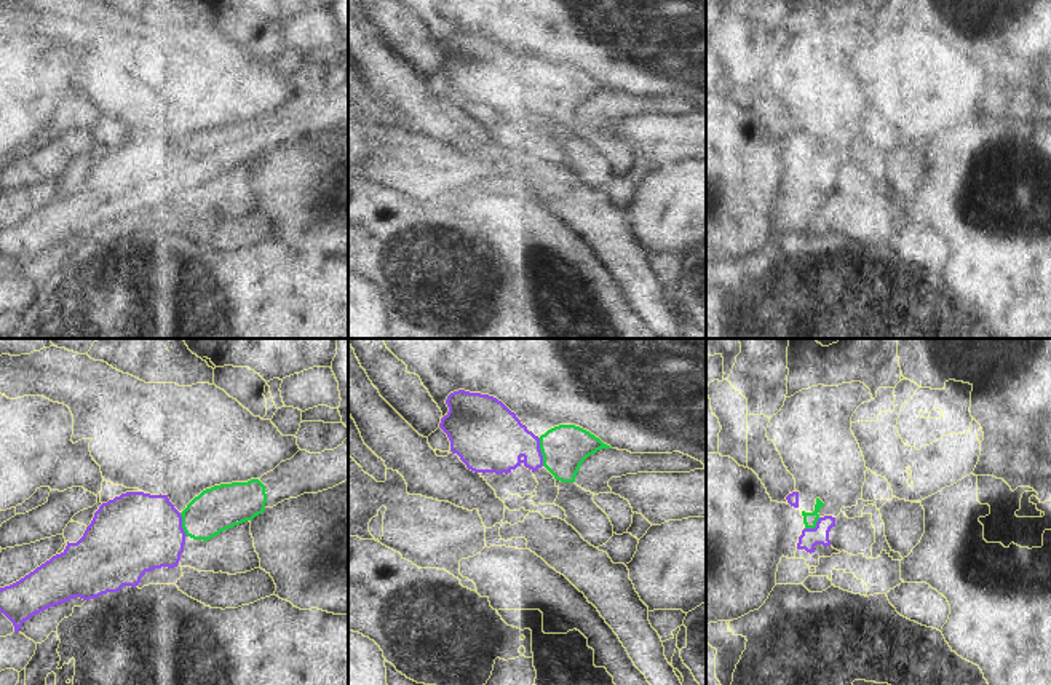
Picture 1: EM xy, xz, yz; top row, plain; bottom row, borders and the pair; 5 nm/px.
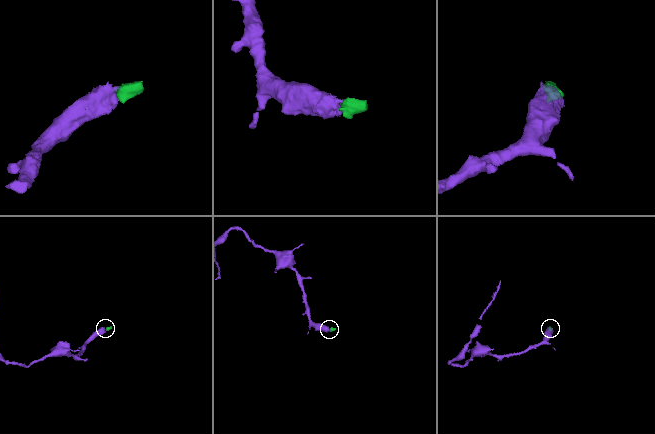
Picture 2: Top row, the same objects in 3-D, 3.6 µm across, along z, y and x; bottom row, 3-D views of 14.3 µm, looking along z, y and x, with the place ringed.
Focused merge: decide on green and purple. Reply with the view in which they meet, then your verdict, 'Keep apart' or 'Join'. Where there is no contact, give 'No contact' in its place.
Touches green in xz. Join

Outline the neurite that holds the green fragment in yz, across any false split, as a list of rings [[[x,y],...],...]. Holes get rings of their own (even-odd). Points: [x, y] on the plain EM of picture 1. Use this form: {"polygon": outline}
{"polygon": [[[816,141],[813,155],[802,153],[805,171],[799,179],[797,192],[805,192],[811,196],[815,195],[816,187],[831,188],[829,174],[832,169],[835,169],[835,160],[821,160],[818,155],[823,148],[824,145]]]}

